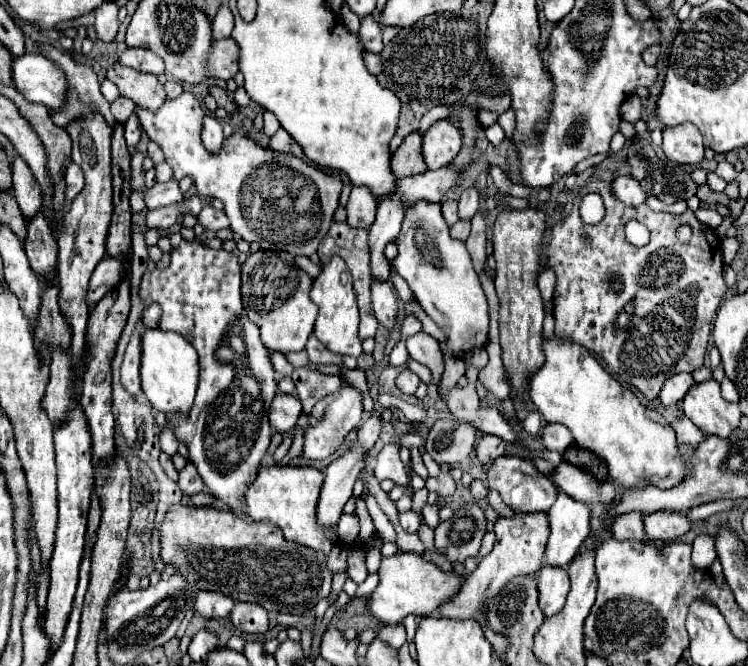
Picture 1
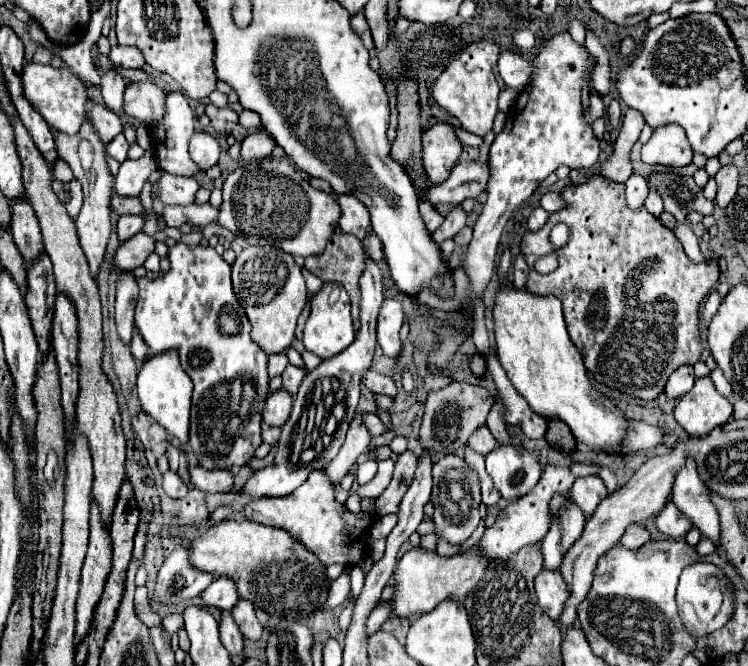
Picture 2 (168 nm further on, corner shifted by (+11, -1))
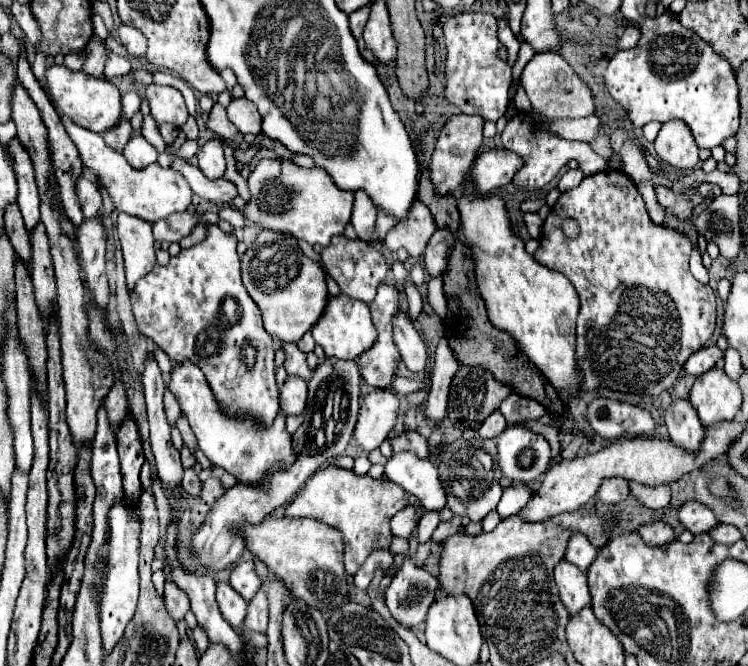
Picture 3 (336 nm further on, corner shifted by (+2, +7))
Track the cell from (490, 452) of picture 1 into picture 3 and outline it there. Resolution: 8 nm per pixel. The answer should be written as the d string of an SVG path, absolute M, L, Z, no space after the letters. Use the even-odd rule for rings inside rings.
M493 412L479 428L479 436L481 438L497 438L503 430L505 430L507 422L505 422L505 416L501 412Z

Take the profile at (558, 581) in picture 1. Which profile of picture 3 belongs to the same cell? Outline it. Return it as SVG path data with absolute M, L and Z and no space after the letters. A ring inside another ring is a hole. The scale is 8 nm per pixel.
M561 560L555 566L555 582L559 588L561 602L569 610L569 614L577 614L585 604L591 602L589 586L587 586L587 574L581 572L575 564Z

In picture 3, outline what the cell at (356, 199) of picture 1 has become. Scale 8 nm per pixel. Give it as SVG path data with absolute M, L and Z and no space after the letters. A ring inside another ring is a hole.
M355 192L355 204L353 204L353 218L351 224L357 232L357 236L365 242L379 242L377 230L375 230L375 216L377 216L377 206L365 192Z

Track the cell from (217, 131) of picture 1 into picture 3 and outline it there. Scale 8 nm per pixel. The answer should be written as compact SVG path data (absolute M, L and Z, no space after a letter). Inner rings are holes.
M209 140L197 154L199 168L209 180L219 180L225 174L225 156L221 148L221 140Z

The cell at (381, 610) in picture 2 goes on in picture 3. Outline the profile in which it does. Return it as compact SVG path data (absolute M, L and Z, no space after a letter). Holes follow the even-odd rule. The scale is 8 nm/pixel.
M405 560L397 576L393 578L385 602L391 614L407 628L425 622L429 606L437 598L437 580L423 568Z

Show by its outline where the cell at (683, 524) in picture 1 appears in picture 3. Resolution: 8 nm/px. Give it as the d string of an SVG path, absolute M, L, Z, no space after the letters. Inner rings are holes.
M687 502L687 504L683 504L681 510L679 510L679 520L693 534L709 532L715 526L719 526L719 520L715 518L713 510L707 508L705 504L701 504L701 502Z

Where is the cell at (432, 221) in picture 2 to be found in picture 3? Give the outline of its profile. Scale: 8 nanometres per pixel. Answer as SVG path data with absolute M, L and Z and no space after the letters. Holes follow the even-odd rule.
M415 200L405 222L397 222L385 236L385 246L393 252L405 248L409 256L417 258L425 252L425 246L435 230L437 226L433 224L433 216L429 208L425 208L425 204Z

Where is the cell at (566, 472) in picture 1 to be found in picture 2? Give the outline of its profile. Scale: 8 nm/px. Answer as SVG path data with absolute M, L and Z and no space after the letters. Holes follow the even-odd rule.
M580 476L570 488L570 498L586 516L592 516L596 506L608 496L608 488L600 476Z

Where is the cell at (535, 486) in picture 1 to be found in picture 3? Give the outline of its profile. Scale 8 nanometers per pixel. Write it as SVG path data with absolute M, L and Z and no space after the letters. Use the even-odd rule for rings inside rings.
M525 424L507 426L497 436L499 464L505 478L529 484L545 474L551 462L551 446Z

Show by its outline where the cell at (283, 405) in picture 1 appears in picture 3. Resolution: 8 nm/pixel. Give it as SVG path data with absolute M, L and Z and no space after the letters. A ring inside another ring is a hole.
M289 376L281 388L281 410L285 414L301 414L307 406L307 382L297 376Z

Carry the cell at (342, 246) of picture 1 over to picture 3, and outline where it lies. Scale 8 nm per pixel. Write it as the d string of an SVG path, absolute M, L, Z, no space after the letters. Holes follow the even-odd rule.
M335 236L331 244L323 248L321 260L327 274L339 284L341 292L353 300L363 300L363 302L373 300L373 292L387 278L387 270L389 270L383 254L379 254L379 250L375 250L369 242L349 240L345 236Z

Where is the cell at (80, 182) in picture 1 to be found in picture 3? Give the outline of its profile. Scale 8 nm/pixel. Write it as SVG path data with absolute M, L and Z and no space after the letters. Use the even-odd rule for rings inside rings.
M79 178L75 190L77 190L77 196L79 196L79 202L81 202L81 208L83 208L85 218L91 220L91 218L101 216L101 206L103 206L103 202L101 202L99 188L97 188L91 180Z

